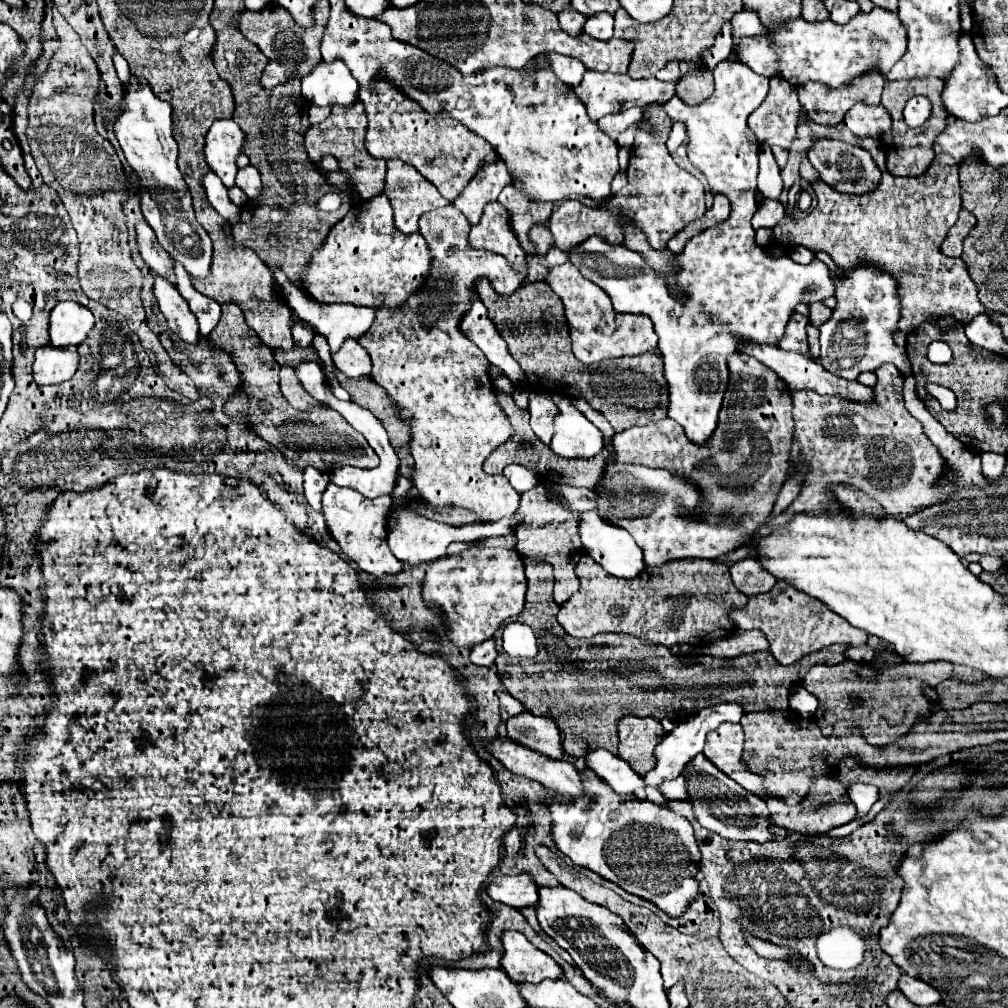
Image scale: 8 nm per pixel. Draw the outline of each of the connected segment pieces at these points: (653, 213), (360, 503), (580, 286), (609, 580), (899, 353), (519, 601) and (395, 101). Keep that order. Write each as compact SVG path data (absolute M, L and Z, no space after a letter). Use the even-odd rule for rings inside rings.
M656 105L651 110L643 110L640 120L643 118L653 126L655 132L653 134L645 134L645 132L637 134L637 142L633 144L631 162L627 168L627 176L629 176L627 186L619 194L609 196L601 206L595 206L595 208L589 208L589 206L581 204L579 200L563 200L563 204L553 210L553 214L549 218L549 230L555 236L555 246L561 248L563 252L567 252L569 248L573 248L575 244L583 242L585 238L589 238L593 234L599 234L599 236L607 238L609 242L623 244L625 242L625 230L621 224L623 220L633 222L647 236L647 242L655 250L665 250L665 248L683 250L683 246L689 238L693 238L695 234L703 232L709 226L720 224L729 216L729 204L723 195L715 196L713 206L705 212L703 184L695 176L691 176L689 172L679 168L675 164L675 160L671 158L671 154L667 152L665 142L667 142L673 123L667 118L663 107Z
M327 484L323 498L321 498L321 506L323 506L325 522L327 522L333 538L341 546L341 550L357 564L359 570L373 574L379 584L387 586L383 576L397 574L403 568L387 544L387 512L391 506L391 496L369 500L351 488Z
M565 262L563 266L555 266L549 270L545 278L553 292L565 304L565 318L569 324L569 334L573 342L573 354L583 364L595 364L601 360L611 360L619 356L637 356L643 352L657 352L657 334L651 326L651 318L643 314L619 314L611 306L609 294L597 284L589 282L579 274L575 266Z
M583 554L577 562L577 576L581 580L581 588L569 602L565 602L557 614L559 624L567 634L575 638L591 638L599 632L625 632L643 640L651 640L653 644L661 644L671 648L673 644L693 644L703 646L709 638L729 636L733 632L733 622L729 622L727 612L731 606L743 606L747 596L743 596L731 580L729 568L723 562L715 560L671 560L657 568L645 568L639 576L627 580L605 574L601 564L597 564L589 554Z
M859 266L845 274L847 274L845 282L835 280L835 296L839 304L833 310L829 322L819 328L821 366L847 380L857 380L861 372L873 372L881 364L892 363L903 376L909 376L912 374L912 369L906 350L895 346L893 342L893 332L897 330L897 318L899 318L897 284L885 272L869 266Z
M473 546L453 556L437 558L425 574L423 598L439 606L447 618L451 642L457 646L475 646L493 638L501 624L523 610L527 580L517 550Z
M377 82L373 90L361 88L359 100L365 104L369 120L365 136L367 152L373 158L399 158L411 164L441 192L443 198L451 202L481 168L499 160L497 152L485 142L485 138L467 130L461 122L453 122L453 118L429 118L417 102L409 102L409 98L397 94L393 86L385 86L385 82ZM369 92L373 92L373 98L369 98Z

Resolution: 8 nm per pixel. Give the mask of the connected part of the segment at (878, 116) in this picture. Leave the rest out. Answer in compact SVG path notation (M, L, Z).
M857 102L847 114L845 114L845 126L857 136L857 138L879 138L885 132L891 130L893 118L889 110L879 106L869 106L865 102Z

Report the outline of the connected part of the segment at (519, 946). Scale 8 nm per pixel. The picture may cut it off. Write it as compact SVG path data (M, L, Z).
M505 932L503 950L505 956L501 960L501 966L509 974L509 978L519 984L539 984L545 978L563 978L563 968L549 954L535 948L521 932Z

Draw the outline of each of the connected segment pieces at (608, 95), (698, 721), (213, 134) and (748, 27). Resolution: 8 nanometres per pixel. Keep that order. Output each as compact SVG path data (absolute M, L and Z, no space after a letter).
M587 70L581 84L573 88L577 92L577 96L581 98L581 102L587 106L587 114L589 118L593 118L595 122L607 114L613 114L613 112L621 112L621 110L627 110L627 108L633 108L633 106L645 106L647 102L659 102L659 104L665 104L669 98L673 98L675 94L675 84L671 82L661 82L657 80L655 76L649 76L649 78L631 78L627 74L605 74L605 72L591 72Z
M717 704L717 706L703 708L703 710L699 710L695 716L691 716L689 720L681 722L673 732L665 734L665 736L661 738L661 742L657 744L657 748L655 748L657 766L653 768L653 772L649 772L649 774L645 776L647 786L657 788L663 778L677 778L677 776L683 772L685 764L687 764L689 760L693 760L699 752L703 752L705 736L707 736L711 730L715 730L715 728L717 728L721 722L725 722L725 720L727 720L727 722L739 722L741 716L743 716L741 706L737 706L737 704Z
M219 120L207 132L205 160L227 188L235 184L237 158L243 152L245 132L233 120Z
M741 10L731 18L733 26L733 44L739 44L743 38L763 38L767 34L767 28L759 22L757 14L749 10Z

